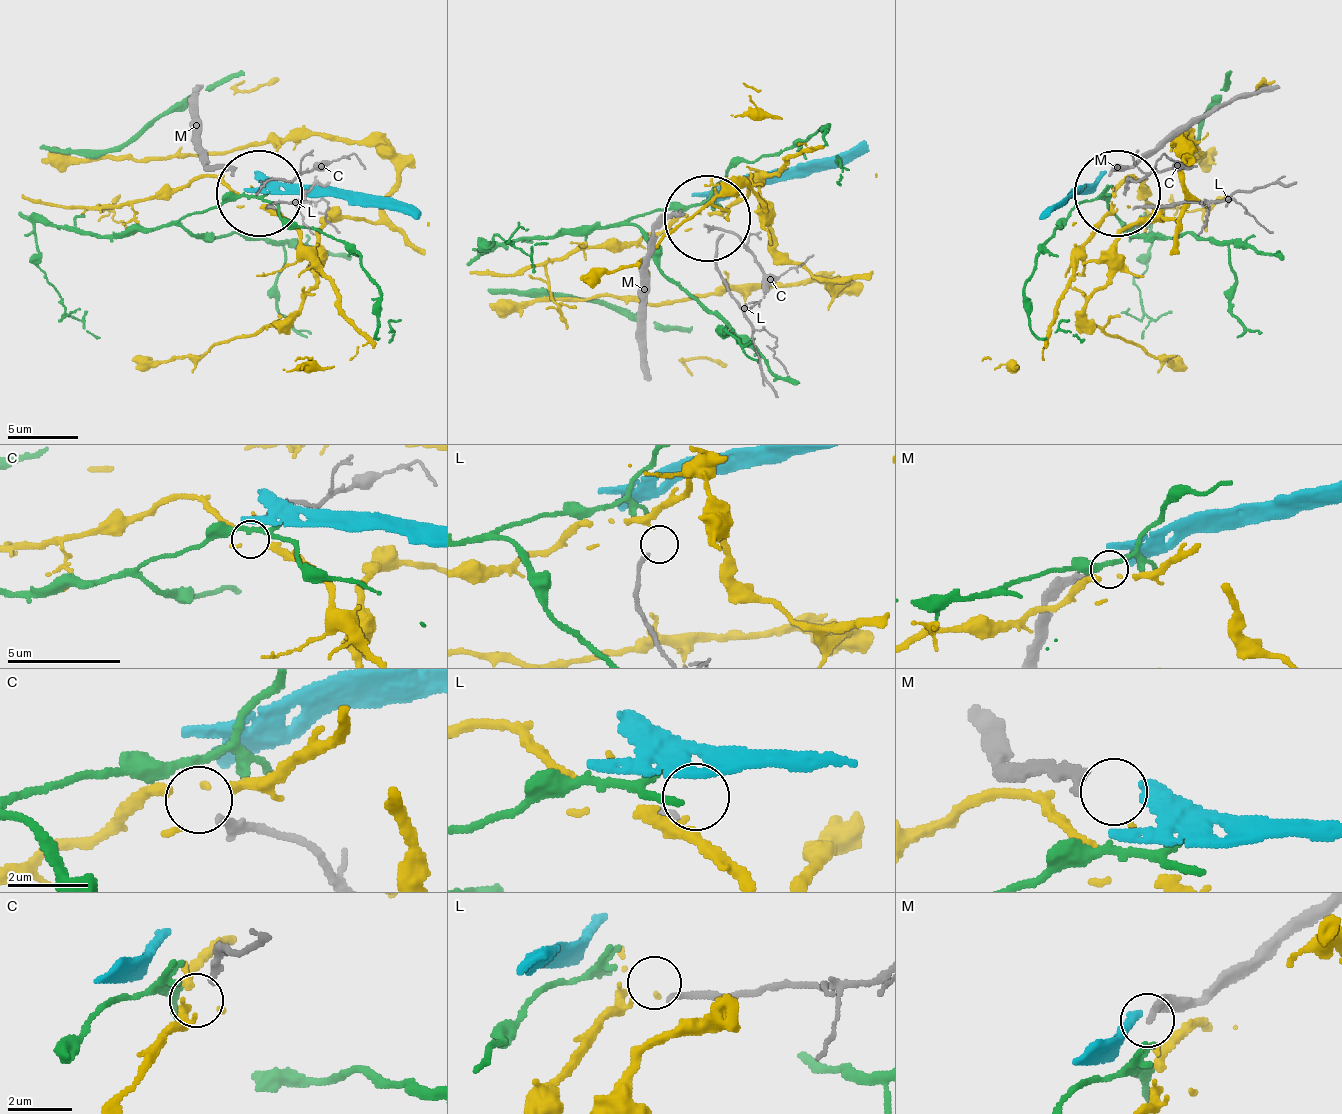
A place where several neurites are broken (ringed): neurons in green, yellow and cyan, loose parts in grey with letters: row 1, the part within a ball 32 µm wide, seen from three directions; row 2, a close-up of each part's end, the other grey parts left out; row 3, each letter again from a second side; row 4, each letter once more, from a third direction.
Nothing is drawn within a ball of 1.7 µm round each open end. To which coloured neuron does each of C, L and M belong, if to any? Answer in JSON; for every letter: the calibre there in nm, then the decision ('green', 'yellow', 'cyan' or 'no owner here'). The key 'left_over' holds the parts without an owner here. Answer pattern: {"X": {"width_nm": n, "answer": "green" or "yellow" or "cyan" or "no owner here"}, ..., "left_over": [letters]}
{"C": {"width_nm": 150, "answer": "yellow"}, "L": {"width_nm": 200, "answer": "no owner here"}, "M": {"width_nm": 320, "answer": "cyan"}, "left_over": ["L"]}

